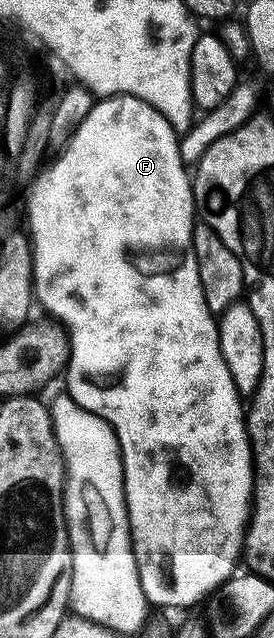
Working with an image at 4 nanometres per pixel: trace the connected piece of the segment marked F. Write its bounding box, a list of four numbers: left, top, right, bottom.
[23,94,253,606]

